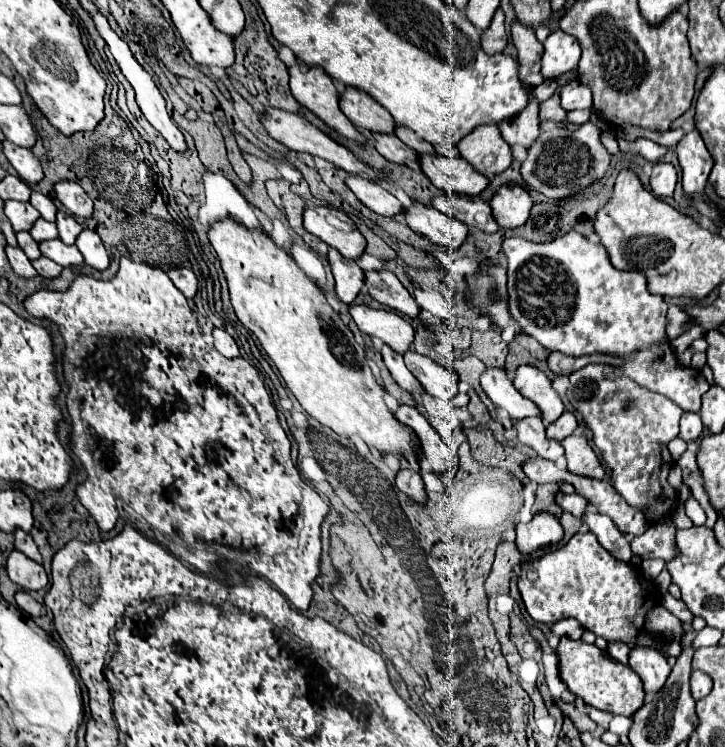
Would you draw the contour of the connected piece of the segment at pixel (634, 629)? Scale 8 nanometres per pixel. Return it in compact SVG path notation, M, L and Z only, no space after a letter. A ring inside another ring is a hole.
M578 532L564 546L536 560L520 562L518 590L528 614L536 622L554 624L572 616L596 636L602 636L608 642L626 642L630 648L644 628L648 610L660 600L656 586L646 580L640 570L610 556L592 532Z

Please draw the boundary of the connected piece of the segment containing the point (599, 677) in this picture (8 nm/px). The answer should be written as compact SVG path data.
M560 638L556 652L560 658L562 682L568 686L570 692L582 698L588 706L612 714L622 714L622 716L632 716L638 708L642 708L646 696L642 688L642 680L628 666L614 660L606 650L600 650L594 644L586 644L582 640Z

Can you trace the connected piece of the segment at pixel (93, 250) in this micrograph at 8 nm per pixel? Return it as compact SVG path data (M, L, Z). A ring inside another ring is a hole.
M90 228L82 230L78 240L76 240L76 246L84 254L84 260L86 260L88 266L92 266L92 268L96 268L100 272L110 266L110 254L104 248L104 242L100 240L96 230L90 230Z

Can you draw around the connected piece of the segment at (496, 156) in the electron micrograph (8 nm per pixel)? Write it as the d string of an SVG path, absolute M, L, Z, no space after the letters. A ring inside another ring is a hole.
M496 124L474 128L470 136L464 136L458 142L458 152L488 178L504 172L512 162L512 148L500 136L500 128Z

